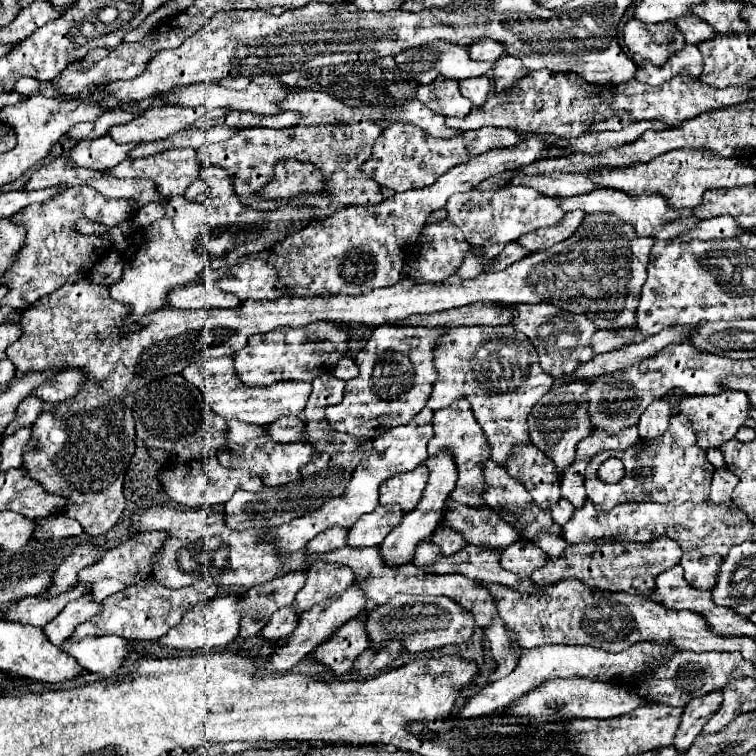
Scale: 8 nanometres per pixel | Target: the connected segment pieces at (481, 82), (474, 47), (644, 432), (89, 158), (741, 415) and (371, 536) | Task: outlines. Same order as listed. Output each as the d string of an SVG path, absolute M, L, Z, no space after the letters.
M481 75L481 77L471 77L471 79L459 81L459 89L461 89L463 97L467 97L471 103L479 105L479 103L487 101L491 83L489 83L489 79L485 75Z
M489 39L475 41L475 43L469 45L469 57L473 61L489 61L489 63L495 63L503 53L505 53L503 47L499 47L499 43L491 43Z
M659 399L659 401L651 403L647 407L647 411L641 415L641 421L637 425L639 437L641 439L655 439L655 437L663 435L671 415L673 415L673 411L671 411L671 405L667 399Z
M109 135L97 137L97 139L85 139L79 141L73 149L65 151L63 157L71 161L73 167L85 167L103 171L109 167L115 167L123 159L127 159L127 153L131 151L135 143L131 145L119 145Z
M723 389L717 395L691 395L691 397L683 397L677 411L685 413L691 419L691 425L695 429L699 447L703 449L711 449L711 447L719 447L721 443L725 443L727 439L733 439L737 429L747 421L747 409L749 409L749 401L747 395L733 391L733 389Z
M379 505L375 511L363 515L355 527L349 529L347 545L349 547L373 547L381 545L383 539L401 523L397 507Z

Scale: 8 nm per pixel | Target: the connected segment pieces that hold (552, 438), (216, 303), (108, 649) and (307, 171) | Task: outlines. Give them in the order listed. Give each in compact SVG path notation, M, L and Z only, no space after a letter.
M575 381L567 385L555 385L539 403L533 407L529 415L529 435L531 443L535 443L543 453L547 453L553 463L557 477L567 471L567 467L575 459L575 449L579 439L585 439L591 433L591 423L587 423L587 405L583 403L583 391L587 391L589 383L585 381Z
M195 283L177 287L167 295L167 307L181 309L181 311L193 311L193 309L235 309L241 301L231 295L219 291L215 285L209 283Z
M117 635L87 637L79 643L63 641L61 649L71 653L87 671L101 673L105 679L117 677L129 657L129 643Z
M281 159L273 167L273 179L259 191L261 199L289 199L301 193L325 191L323 173L313 165L297 159Z

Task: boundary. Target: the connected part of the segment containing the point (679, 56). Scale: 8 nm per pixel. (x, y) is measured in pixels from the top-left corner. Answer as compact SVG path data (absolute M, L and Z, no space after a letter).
M685 45L681 51L669 55L667 67L675 67L687 81L699 79L703 70L703 57L695 45Z

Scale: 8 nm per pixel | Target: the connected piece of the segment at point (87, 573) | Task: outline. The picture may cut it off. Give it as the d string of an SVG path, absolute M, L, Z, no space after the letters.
M163 531L143 533L143 535L137 535L137 537L121 543L121 545L117 545L113 549L107 549L93 565L83 567L79 571L79 583L89 587L89 593L91 593L91 597L95 601L103 601L111 593L123 591L125 587L133 585L137 579L147 579L151 575L153 557L155 557L157 549L163 545L163 539L165 539Z

